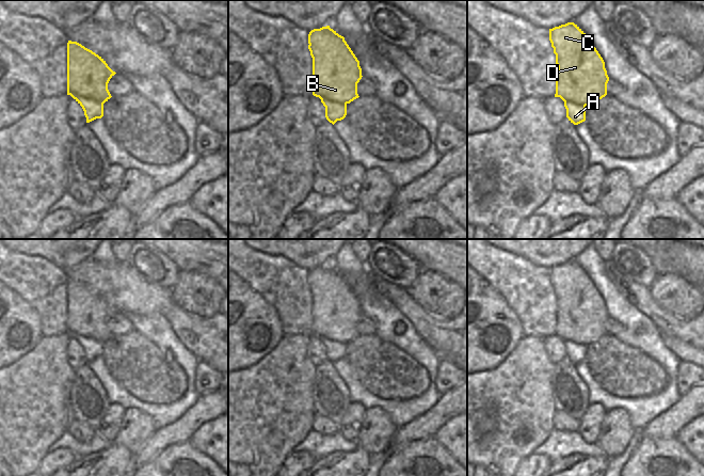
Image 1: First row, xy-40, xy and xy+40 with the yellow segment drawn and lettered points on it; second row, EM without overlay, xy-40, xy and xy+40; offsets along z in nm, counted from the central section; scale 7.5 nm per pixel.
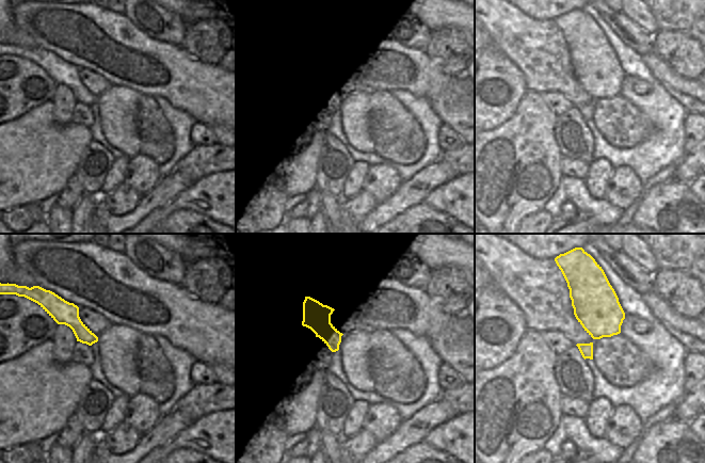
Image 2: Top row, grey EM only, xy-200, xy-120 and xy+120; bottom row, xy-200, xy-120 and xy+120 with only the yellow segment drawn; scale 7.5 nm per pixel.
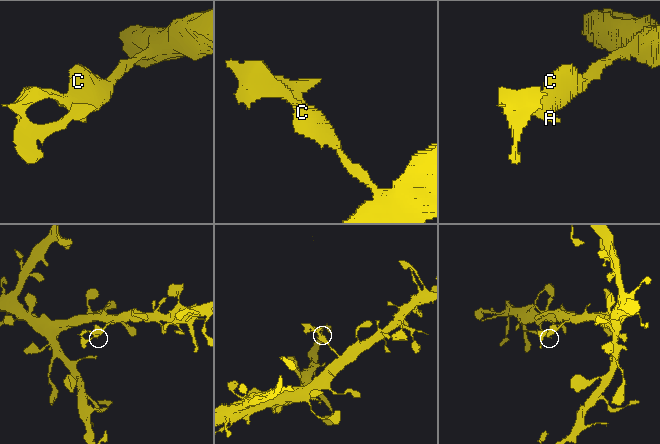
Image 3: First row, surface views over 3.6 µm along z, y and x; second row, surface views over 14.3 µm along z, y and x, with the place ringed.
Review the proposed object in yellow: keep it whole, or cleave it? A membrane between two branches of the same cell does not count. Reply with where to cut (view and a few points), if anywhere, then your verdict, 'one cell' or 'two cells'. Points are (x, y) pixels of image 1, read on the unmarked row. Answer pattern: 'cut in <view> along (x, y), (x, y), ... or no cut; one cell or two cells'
cut in xy along (309, 283), (320, 295), (322, 310), (321, 336), (346, 343); two cells

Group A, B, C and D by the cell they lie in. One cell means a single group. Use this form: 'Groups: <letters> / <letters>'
Groups: A / B C D

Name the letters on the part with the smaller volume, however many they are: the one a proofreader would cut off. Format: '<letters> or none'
A

